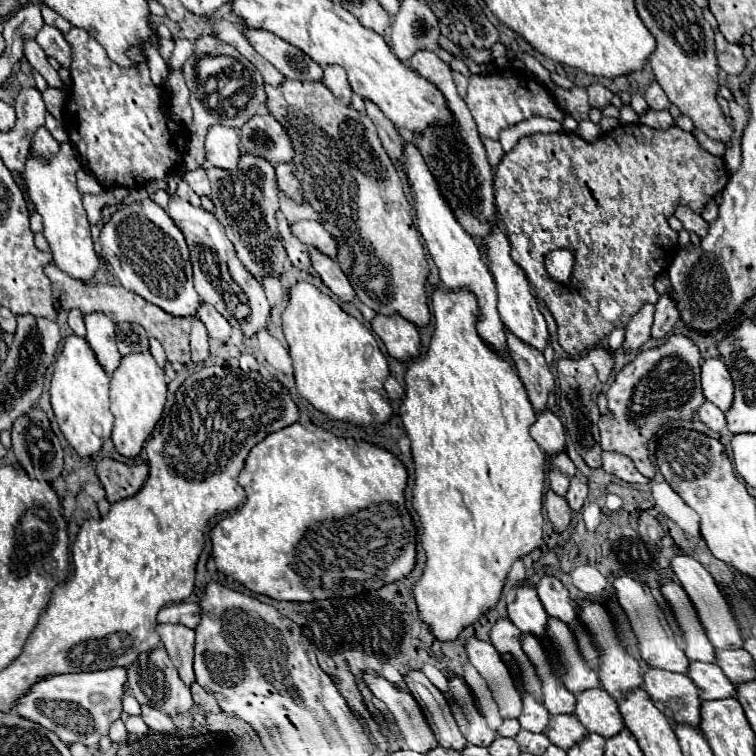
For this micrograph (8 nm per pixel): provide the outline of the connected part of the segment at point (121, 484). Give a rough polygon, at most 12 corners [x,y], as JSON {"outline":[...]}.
{"outline":[[104,457],[96,475],[106,499],[116,503],[138,493],[146,463],[128,465]]}

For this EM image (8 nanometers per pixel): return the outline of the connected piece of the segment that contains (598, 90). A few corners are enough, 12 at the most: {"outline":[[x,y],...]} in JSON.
{"outline":[[602,83],[586,87],[590,105],[604,107],[614,95]]}

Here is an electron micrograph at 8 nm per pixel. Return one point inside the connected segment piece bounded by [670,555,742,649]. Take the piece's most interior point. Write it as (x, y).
(719, 624)

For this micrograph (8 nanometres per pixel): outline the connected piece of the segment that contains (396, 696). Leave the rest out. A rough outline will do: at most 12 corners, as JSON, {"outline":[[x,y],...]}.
{"outline":[[362,673],[386,703],[406,745],[426,753],[438,745],[424,711],[408,691],[382,675]]}

